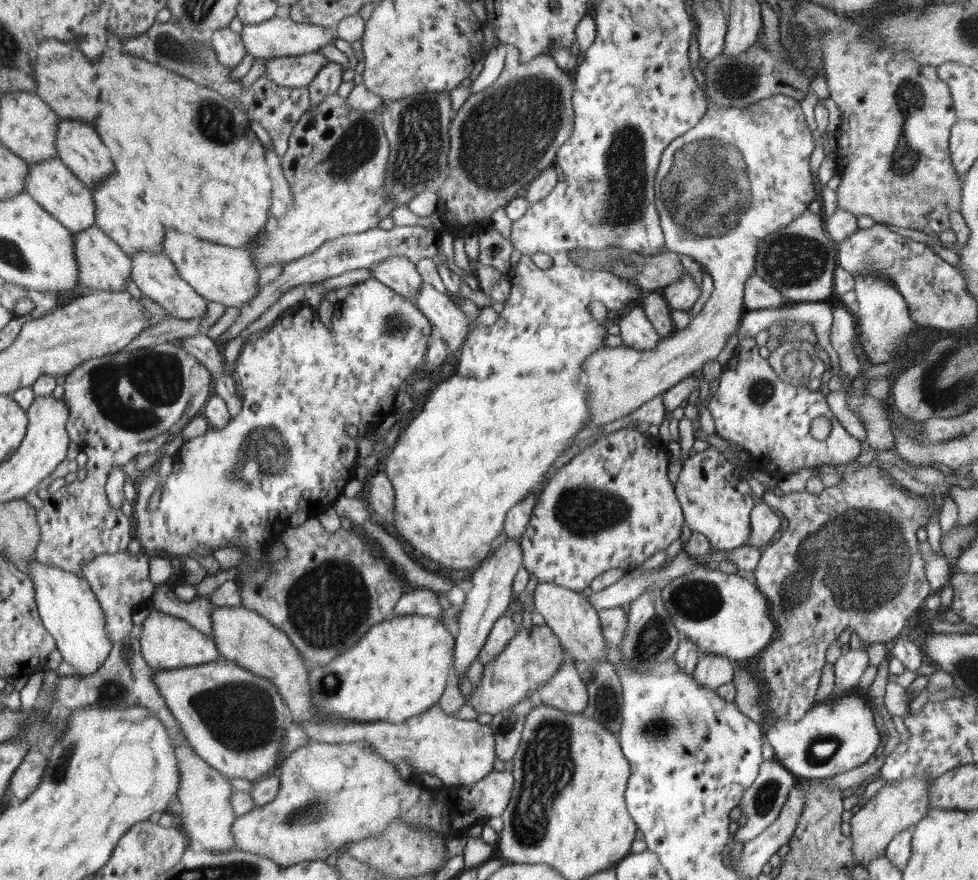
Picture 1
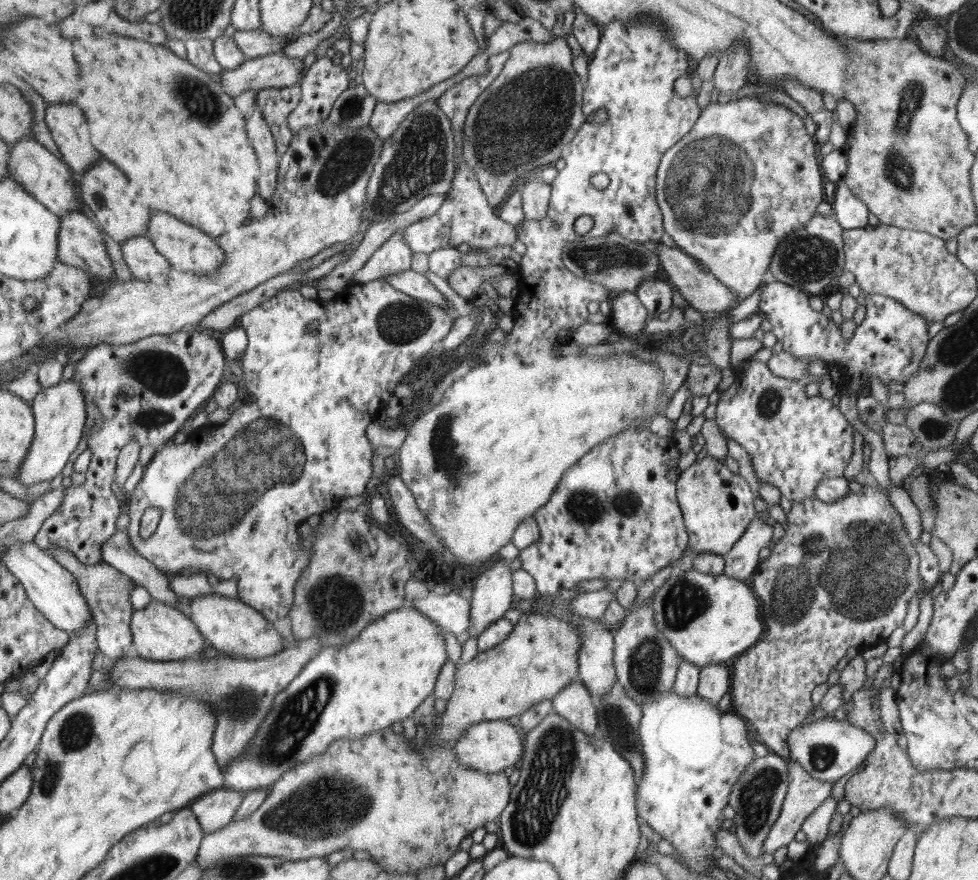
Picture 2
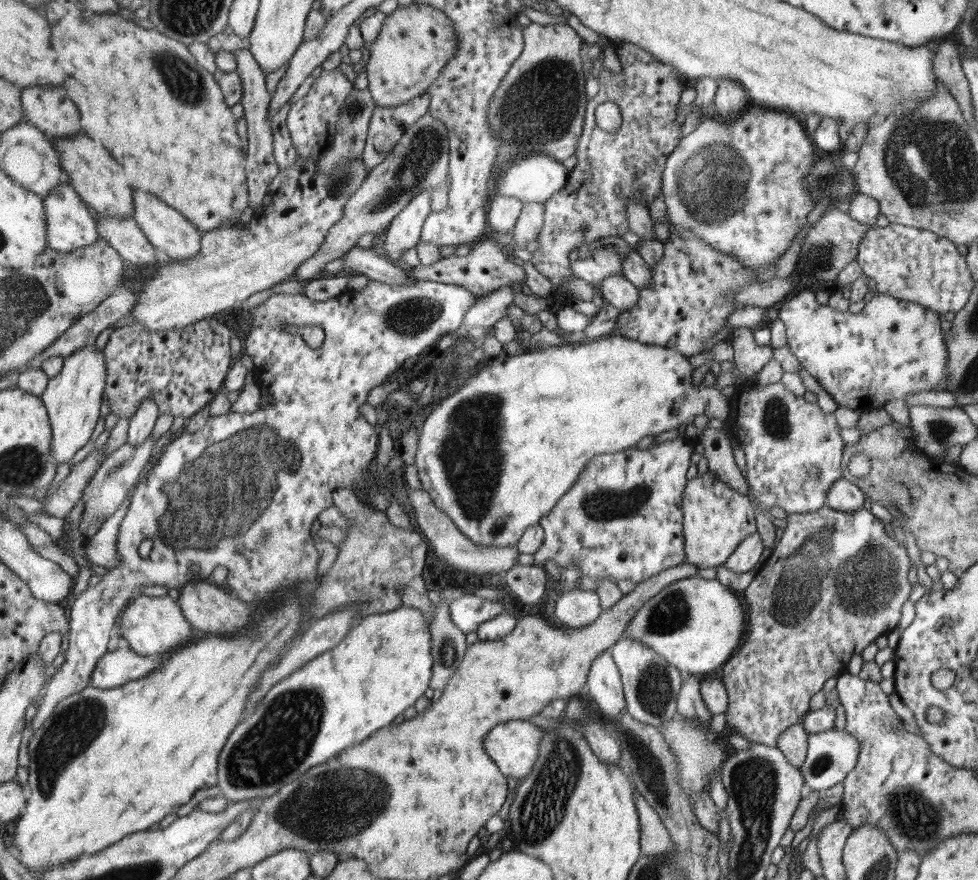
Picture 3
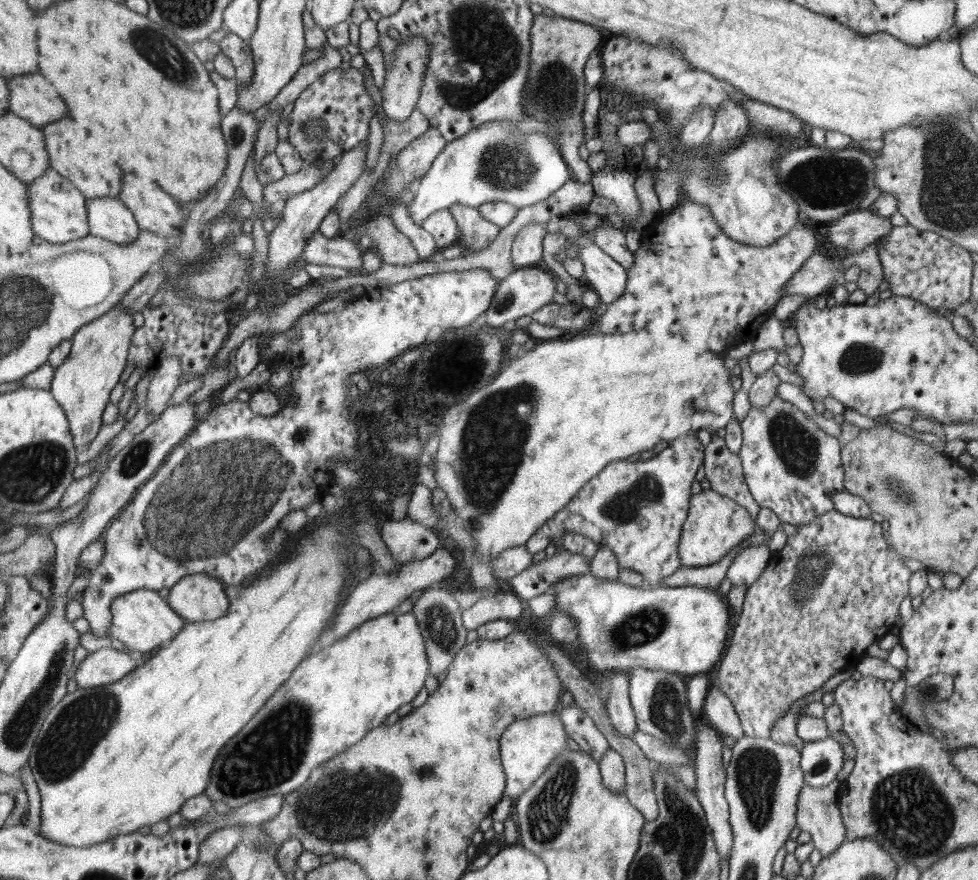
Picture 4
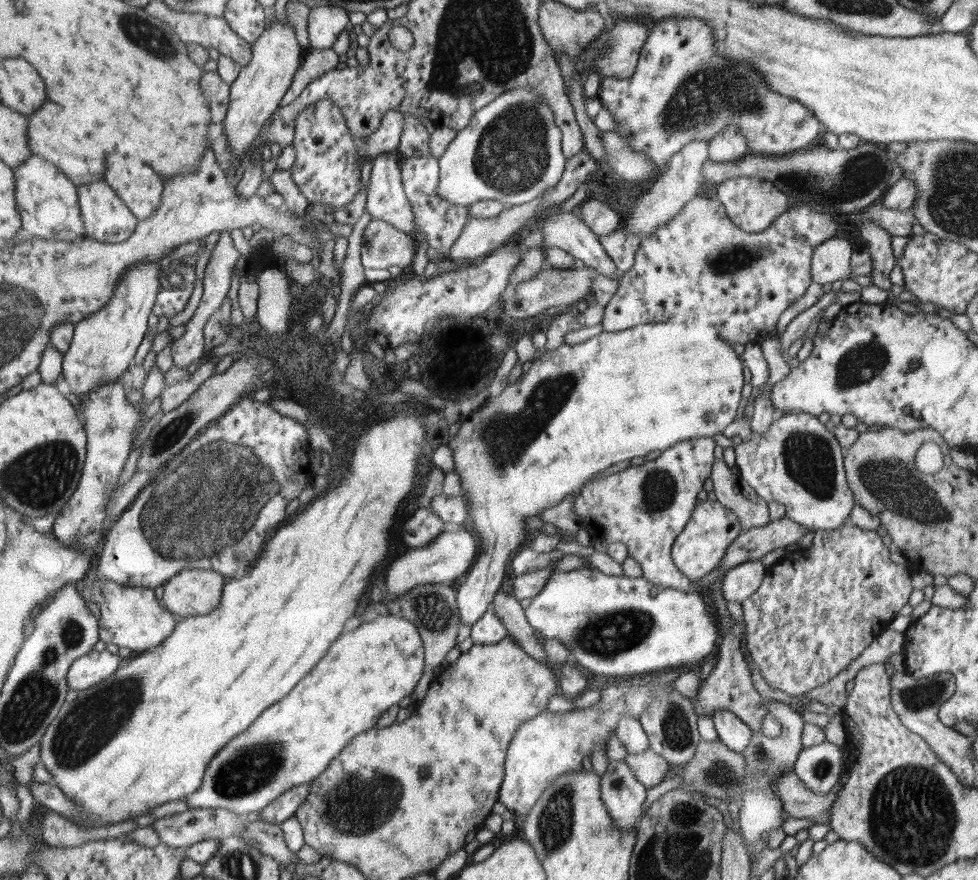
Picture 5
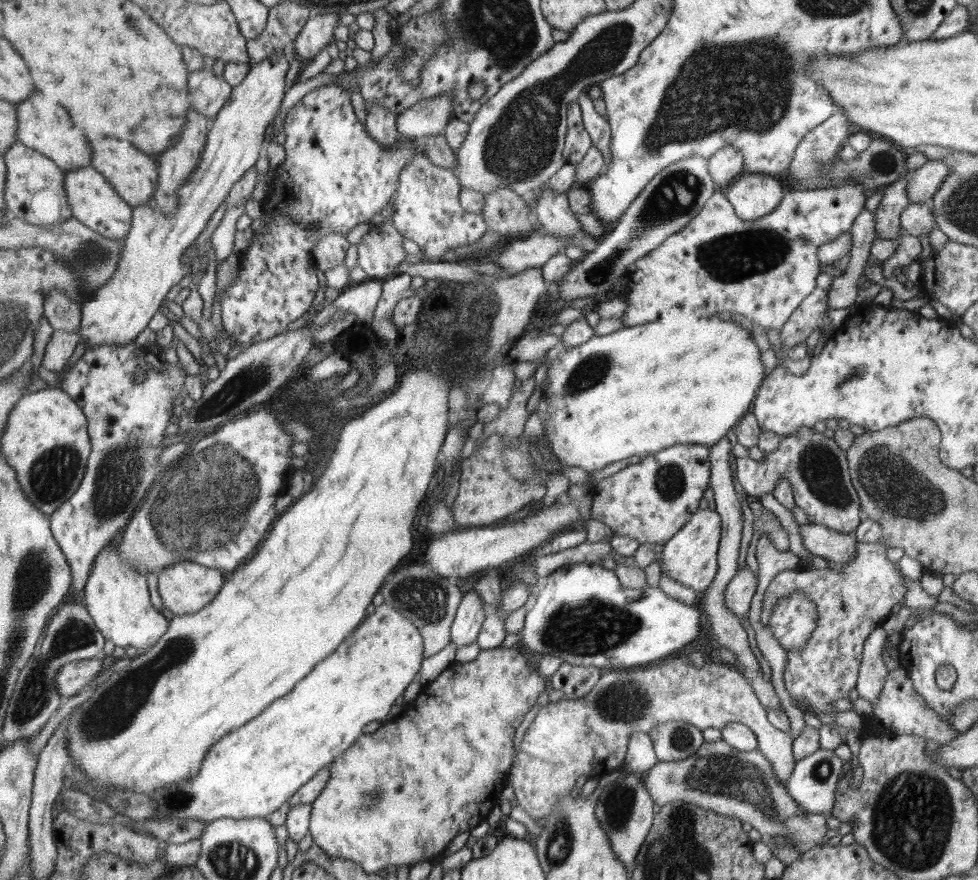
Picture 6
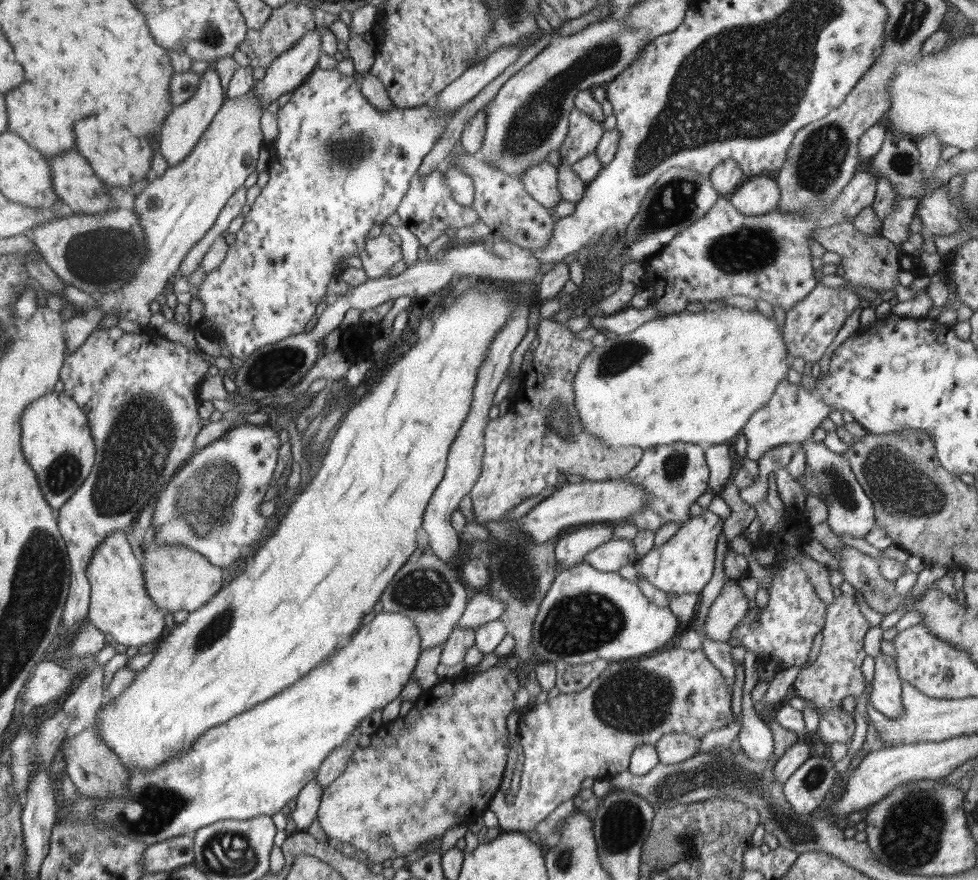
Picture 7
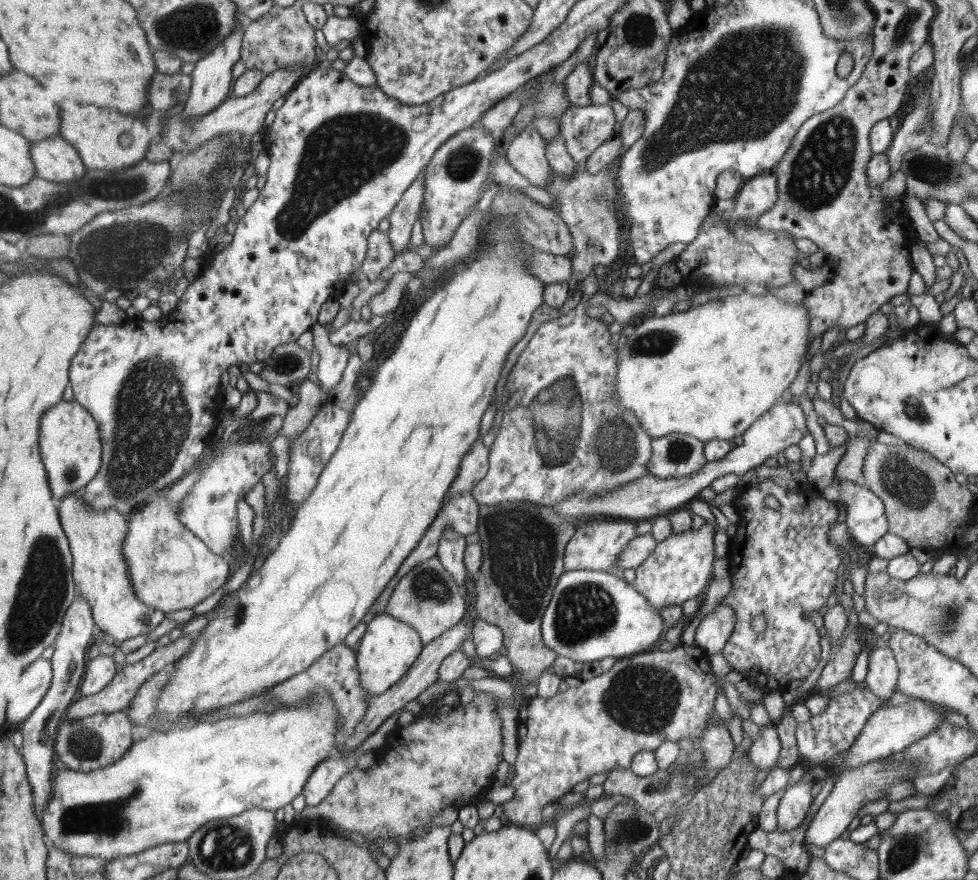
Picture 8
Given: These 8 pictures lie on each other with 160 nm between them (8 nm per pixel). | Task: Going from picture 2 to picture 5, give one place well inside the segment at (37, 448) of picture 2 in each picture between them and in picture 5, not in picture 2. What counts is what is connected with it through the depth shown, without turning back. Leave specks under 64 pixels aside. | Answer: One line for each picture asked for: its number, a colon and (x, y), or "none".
3: (73, 397)
4: (99, 351)
5: (104, 343)

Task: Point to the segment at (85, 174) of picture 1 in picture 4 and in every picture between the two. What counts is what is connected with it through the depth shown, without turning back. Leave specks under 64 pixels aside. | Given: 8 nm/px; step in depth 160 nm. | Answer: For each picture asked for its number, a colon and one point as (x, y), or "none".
2: (67, 124)
3: (48, 108)
4: (32, 98)

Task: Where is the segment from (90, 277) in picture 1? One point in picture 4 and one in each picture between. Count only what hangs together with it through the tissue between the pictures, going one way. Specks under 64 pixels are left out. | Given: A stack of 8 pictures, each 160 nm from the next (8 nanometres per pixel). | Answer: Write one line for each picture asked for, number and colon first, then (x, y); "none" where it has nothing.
2: (80, 244)
3: (69, 225)
4: (58, 212)

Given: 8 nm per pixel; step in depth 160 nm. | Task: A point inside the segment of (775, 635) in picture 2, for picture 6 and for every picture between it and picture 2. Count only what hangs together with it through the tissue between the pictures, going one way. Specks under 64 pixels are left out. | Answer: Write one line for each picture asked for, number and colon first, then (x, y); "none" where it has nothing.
3: (837, 581)
4: (835, 588)
5: (817, 610)
6: (850, 604)

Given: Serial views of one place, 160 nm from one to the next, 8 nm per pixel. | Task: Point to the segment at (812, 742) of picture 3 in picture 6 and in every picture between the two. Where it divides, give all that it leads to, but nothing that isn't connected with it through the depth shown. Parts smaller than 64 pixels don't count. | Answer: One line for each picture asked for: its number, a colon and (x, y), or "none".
4: (821, 761)
5: (819, 767)
6: (812, 784)

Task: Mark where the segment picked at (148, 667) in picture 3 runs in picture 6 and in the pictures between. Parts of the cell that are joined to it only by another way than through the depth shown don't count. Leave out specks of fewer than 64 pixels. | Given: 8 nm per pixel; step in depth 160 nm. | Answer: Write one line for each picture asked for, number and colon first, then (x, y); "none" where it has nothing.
4: (105, 666)
5: (95, 667)
6: (72, 677)

